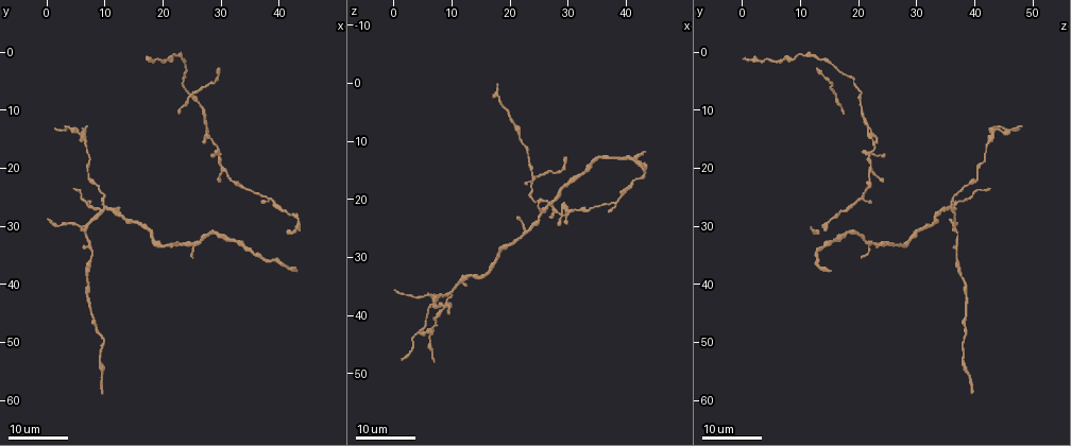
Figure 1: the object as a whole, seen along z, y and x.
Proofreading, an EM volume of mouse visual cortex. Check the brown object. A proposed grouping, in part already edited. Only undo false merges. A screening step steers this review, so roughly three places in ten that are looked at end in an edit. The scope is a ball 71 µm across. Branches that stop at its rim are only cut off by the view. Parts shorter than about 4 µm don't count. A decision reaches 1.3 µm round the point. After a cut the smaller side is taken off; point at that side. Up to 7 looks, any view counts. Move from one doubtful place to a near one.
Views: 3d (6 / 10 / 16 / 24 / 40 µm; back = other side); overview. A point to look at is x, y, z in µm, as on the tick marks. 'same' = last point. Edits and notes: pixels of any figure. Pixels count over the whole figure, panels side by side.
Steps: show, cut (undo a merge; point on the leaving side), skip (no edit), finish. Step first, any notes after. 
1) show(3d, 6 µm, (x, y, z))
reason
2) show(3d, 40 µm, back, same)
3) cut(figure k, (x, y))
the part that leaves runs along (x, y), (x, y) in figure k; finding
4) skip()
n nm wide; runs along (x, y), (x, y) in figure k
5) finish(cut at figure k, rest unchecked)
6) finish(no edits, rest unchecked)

show(3d, 16 µm, (6.5, 14.5, 42.5))
thin arm on a thick one

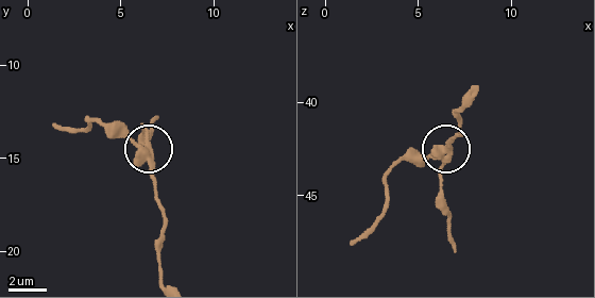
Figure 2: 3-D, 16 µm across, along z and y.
show(3d, 10 µm, same)

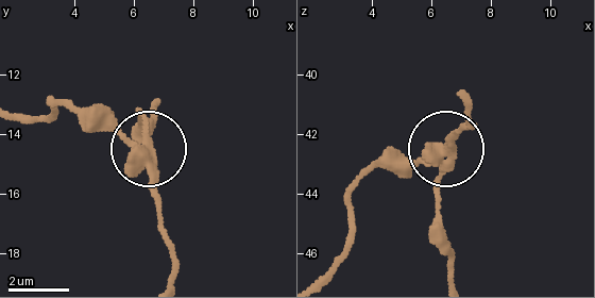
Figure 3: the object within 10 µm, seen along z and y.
cut(figure 3, (139, 111))
side arm 6 µm; the part that leaves runs along (443, 160), (436, 198), (451, 275) in figure 3; two cells meet here

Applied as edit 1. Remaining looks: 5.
show(overview)

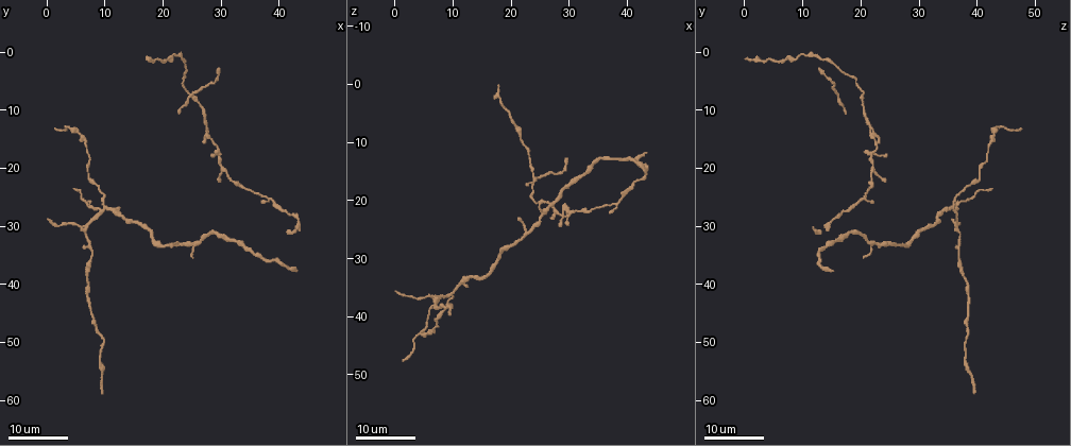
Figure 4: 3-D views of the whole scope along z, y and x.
show(3d, 16 µm, (6.0, 30.5, 36.0))
two arms in line, one across

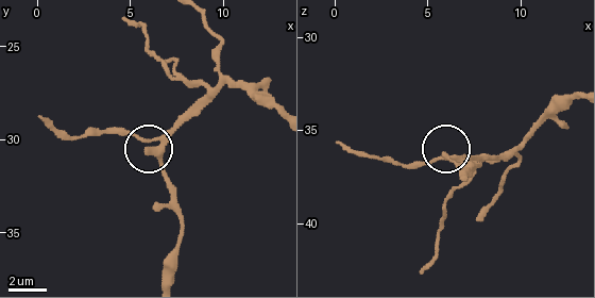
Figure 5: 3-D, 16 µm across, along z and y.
show(3d, 10 µm, same)

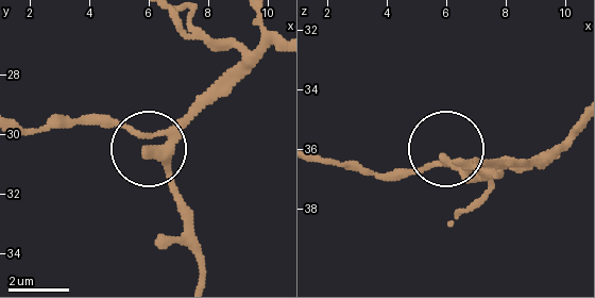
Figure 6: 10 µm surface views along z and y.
skip()
side arm 7 µm; runs along (274, 50), (259, 50), (221, 75), (148, 146), (95, 116) in figure 6; continuous, no second cell

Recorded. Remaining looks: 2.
finish(cut at figure 3, rest unchecked)

